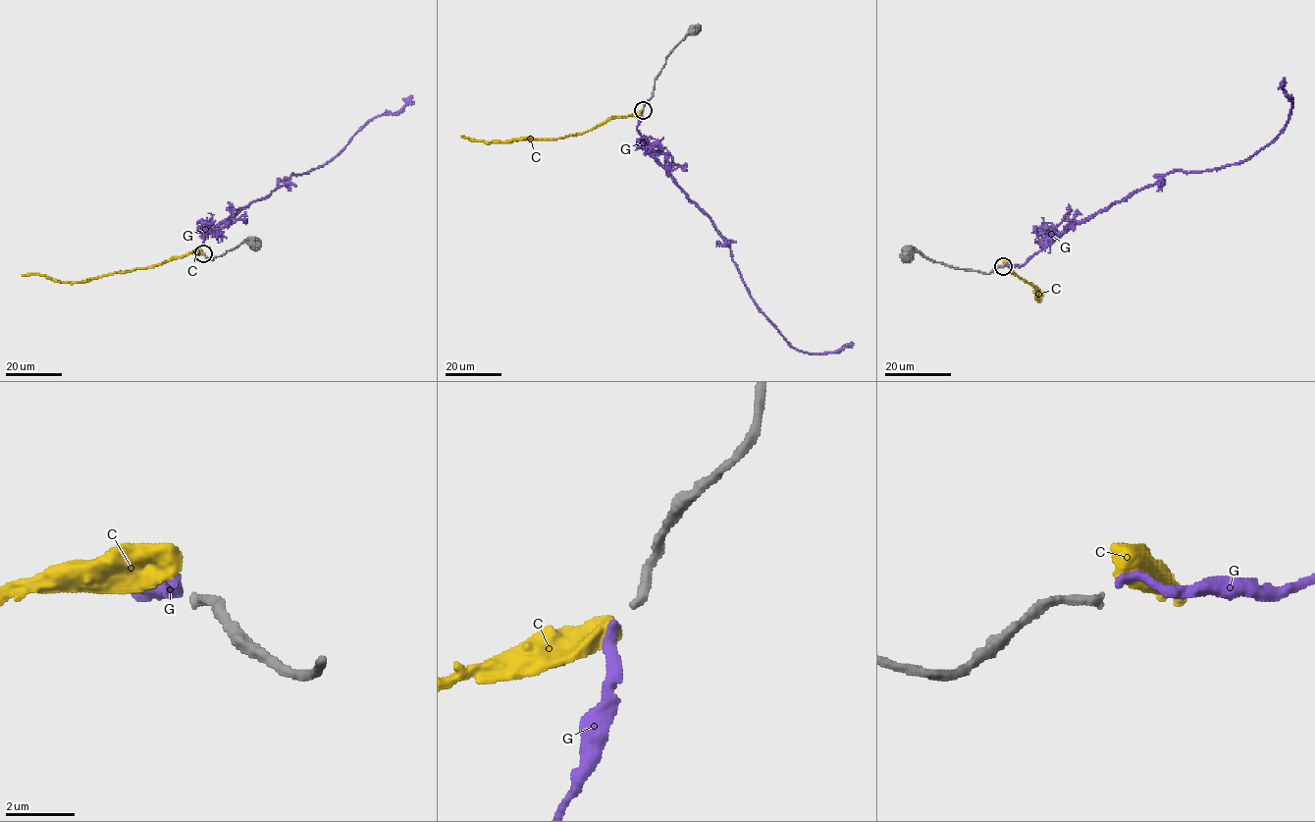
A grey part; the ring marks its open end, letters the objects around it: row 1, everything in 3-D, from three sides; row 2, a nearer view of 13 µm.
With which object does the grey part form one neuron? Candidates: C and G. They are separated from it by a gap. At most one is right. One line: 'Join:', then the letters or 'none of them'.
Join: G

